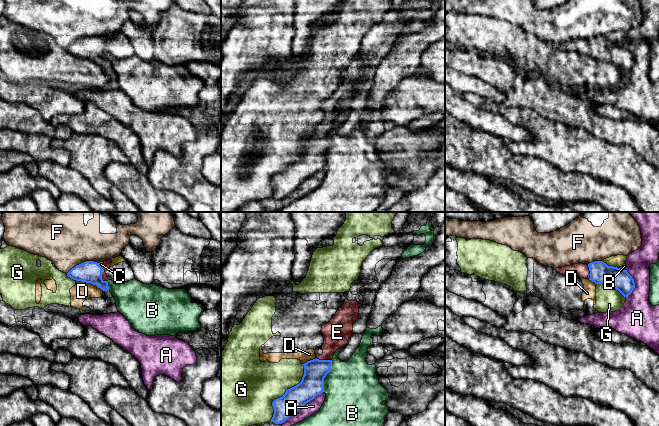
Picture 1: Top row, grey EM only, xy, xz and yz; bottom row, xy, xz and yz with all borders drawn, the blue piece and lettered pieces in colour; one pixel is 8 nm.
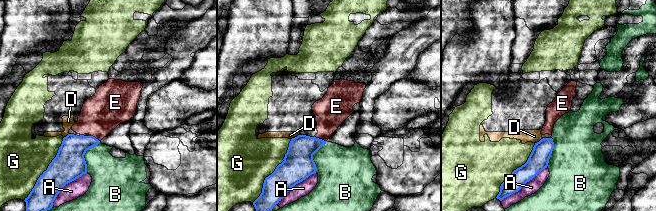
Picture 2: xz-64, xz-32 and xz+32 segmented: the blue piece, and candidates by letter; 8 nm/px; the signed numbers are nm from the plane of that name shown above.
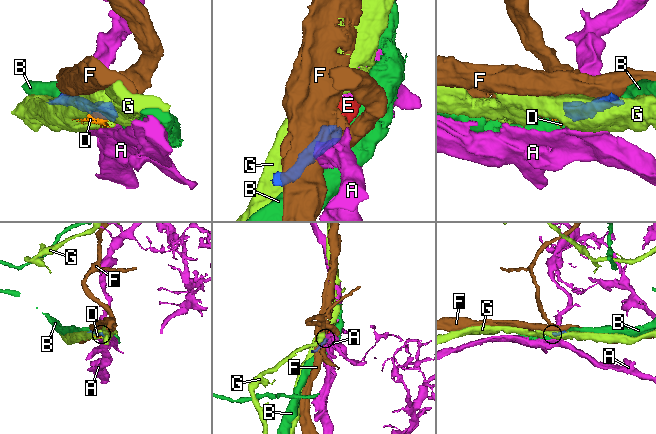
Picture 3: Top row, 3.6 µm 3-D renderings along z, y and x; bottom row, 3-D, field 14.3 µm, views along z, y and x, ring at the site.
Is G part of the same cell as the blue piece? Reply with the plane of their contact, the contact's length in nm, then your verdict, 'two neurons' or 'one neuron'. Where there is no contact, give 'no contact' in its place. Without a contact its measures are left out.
xz | 550 nm | two neurons

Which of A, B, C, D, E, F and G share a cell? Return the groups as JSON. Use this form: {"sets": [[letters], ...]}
{"sets": [["A"], ["B"], ["C"], ["D", "G"], ["E"], ["F"]]}

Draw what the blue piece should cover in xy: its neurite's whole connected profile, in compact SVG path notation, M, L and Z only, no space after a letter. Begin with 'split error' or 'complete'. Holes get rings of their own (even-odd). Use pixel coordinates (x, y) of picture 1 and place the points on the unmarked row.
split error; M86 37L72 44L67 52L73 56L91 59L103 67L109 66L108 53L105 46L94 37Z

